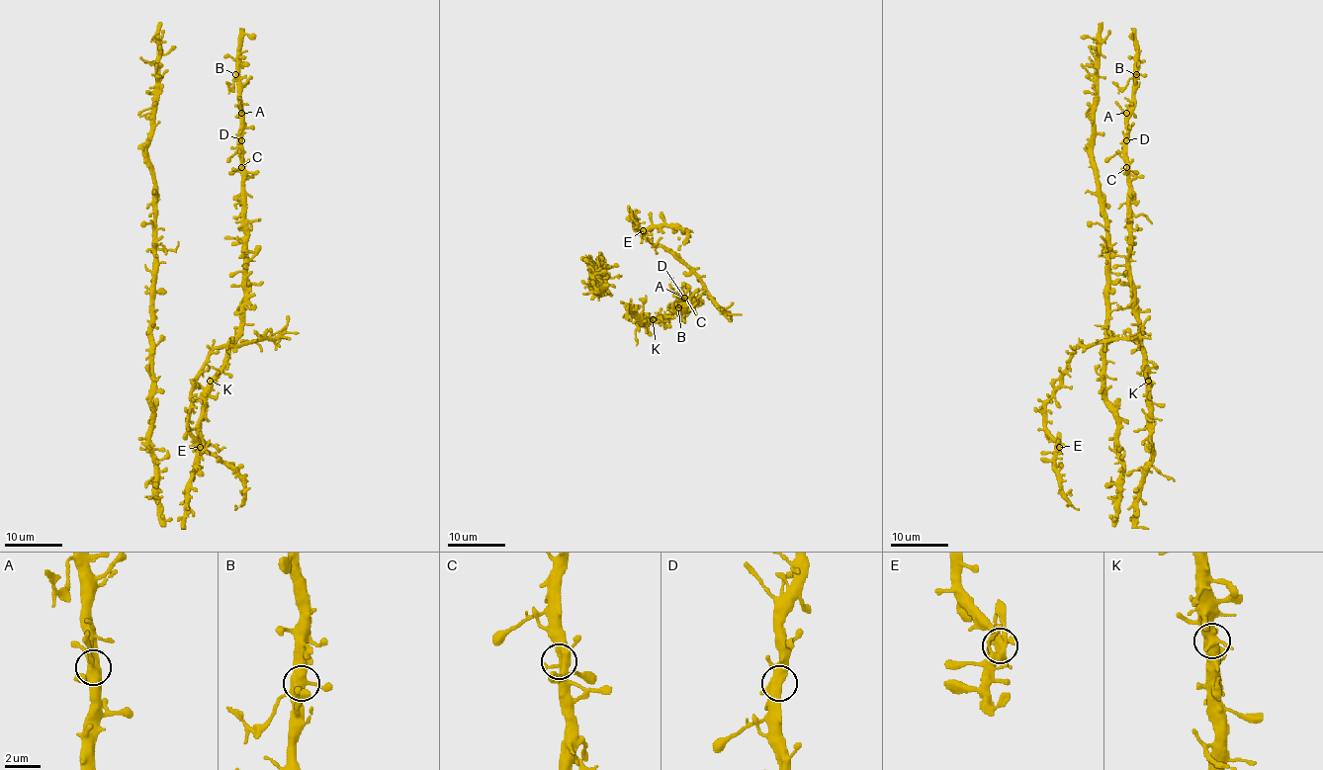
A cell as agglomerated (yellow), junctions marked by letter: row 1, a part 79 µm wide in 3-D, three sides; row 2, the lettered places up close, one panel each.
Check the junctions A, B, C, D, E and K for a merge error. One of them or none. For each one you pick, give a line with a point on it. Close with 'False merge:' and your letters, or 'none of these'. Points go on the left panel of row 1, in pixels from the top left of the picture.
False merge: none of these

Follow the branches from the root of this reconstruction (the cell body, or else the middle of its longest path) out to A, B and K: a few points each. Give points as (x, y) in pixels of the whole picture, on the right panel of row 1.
A: (1135, 515), (1138, 486), (1151, 460), (1151, 415), (1149, 380), (1129, 269), (1126, 113)
B: (1135, 515), (1138, 486), (1151, 460), (1149, 380), (1129, 269), (1126, 119), (1136, 74)
K: (1135, 515), (1138, 486), (1143, 468), (1151, 460), (1148, 381)

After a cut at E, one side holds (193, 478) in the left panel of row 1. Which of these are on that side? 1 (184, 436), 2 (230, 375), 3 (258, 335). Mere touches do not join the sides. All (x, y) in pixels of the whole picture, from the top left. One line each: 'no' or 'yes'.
1: no
2: yes
3: no

